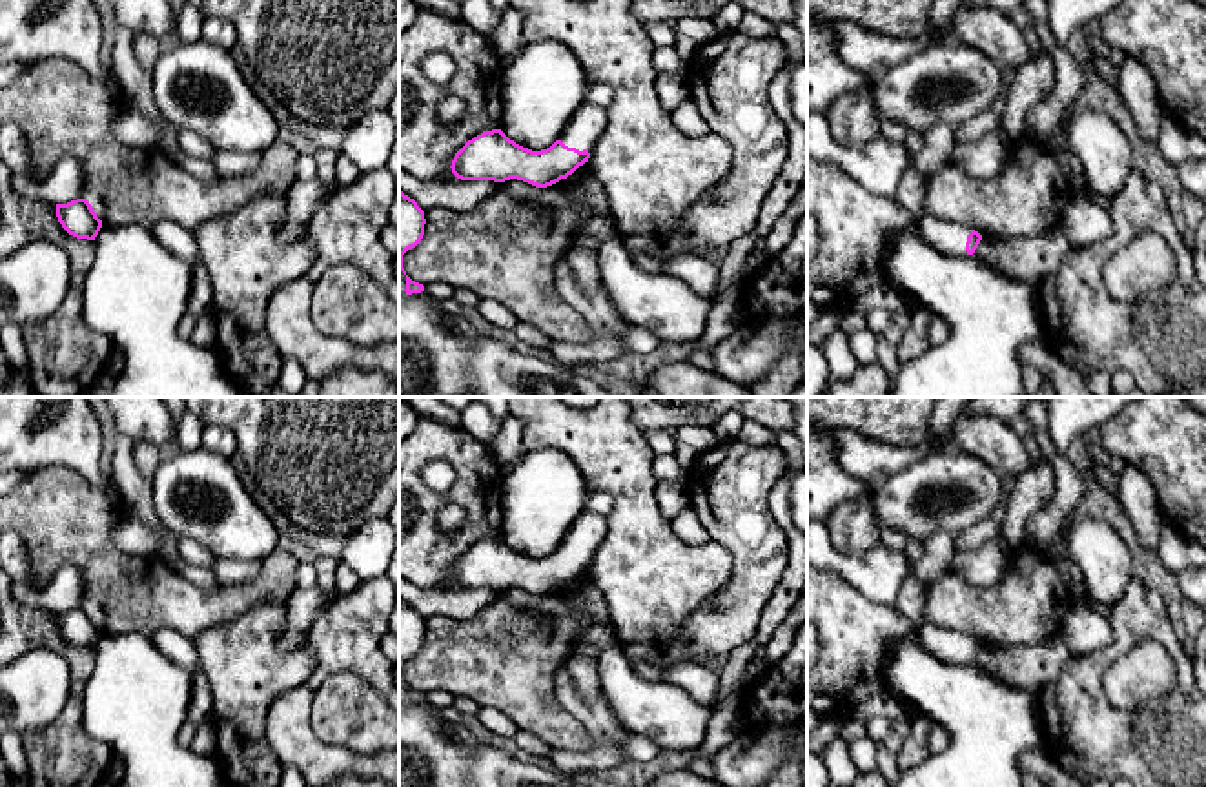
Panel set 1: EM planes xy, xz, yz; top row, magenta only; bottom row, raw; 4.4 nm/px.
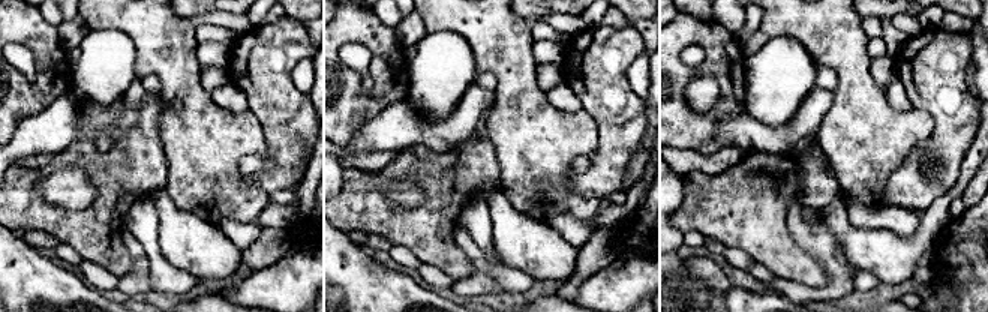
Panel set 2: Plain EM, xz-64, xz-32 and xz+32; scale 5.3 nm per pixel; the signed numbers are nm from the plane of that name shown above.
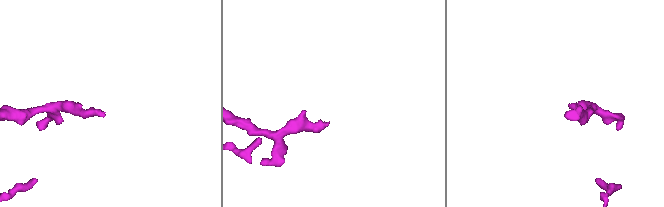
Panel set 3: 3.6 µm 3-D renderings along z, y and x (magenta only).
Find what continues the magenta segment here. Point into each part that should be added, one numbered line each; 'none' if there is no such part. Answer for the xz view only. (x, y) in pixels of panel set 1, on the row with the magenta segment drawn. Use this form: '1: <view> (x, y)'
1: xz (587, 124)

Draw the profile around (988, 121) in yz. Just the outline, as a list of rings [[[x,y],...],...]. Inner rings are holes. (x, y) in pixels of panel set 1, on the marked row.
[[[1002,67],[1002,91],[998,98],[982,113],[969,118],[966,124],[955,128],[955,142],[964,144],[980,138],[991,131],[1000,129],[1002,111],[1006,107],[1006,98],[1009,95],[1009,86],[1015,77],[1017,67]]]

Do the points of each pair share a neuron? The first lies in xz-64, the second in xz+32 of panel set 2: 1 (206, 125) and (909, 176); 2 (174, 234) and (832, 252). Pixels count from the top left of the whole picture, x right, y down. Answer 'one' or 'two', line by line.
1: two
2: two

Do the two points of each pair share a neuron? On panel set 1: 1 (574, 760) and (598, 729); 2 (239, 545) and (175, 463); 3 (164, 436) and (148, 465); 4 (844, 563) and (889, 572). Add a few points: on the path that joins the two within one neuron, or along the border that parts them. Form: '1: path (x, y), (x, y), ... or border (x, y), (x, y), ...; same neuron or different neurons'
1: path (583, 760), (598, 746), (598, 738); same neuron
2: path (234, 518), (234, 503), (228, 490), (203, 478); same neuron
3: border (133, 439), (153, 443), (163, 452); different neurons
4: path (855, 567), (878, 572); same neuron

